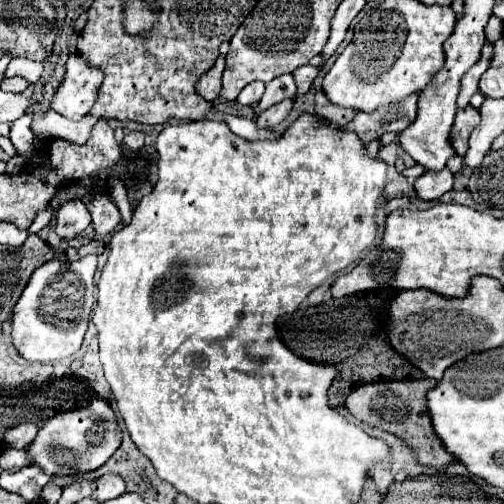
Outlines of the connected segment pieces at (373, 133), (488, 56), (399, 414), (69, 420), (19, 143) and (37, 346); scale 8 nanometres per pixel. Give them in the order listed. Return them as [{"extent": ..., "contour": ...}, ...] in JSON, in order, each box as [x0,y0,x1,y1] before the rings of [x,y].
[{"extent":[343,92,419,146],"contour":[[[419,92],[409,94],[409,98],[403,98],[393,106],[381,106],[381,110],[357,112],[353,120],[343,126],[343,130],[355,132],[365,146],[381,138],[385,132],[403,132],[417,116],[417,100]]]},{"extent":[459,44,493,108],"contour":[[[485,44],[483,50],[481,50],[481,60],[463,76],[461,80],[461,92],[459,92],[459,108],[467,108],[469,106],[469,98],[477,92],[477,82],[481,78],[481,74],[489,68],[491,60],[493,60],[493,44]]]},{"extent":[345,378,455,468],"contour":[[[421,378],[421,380],[383,380],[383,382],[373,382],[367,386],[361,386],[355,390],[355,394],[349,394],[345,400],[345,408],[361,422],[385,430],[389,434],[395,434],[397,438],[401,438],[407,446],[413,448],[415,452],[415,460],[419,464],[425,466],[433,466],[433,468],[441,468],[445,464],[449,464],[451,460],[455,460],[451,454],[445,452],[445,448],[441,448],[439,438],[435,436],[433,428],[431,428],[431,418],[427,414],[427,406],[425,406],[425,394],[429,392],[429,388],[433,388],[437,382],[429,380],[429,378]]]},{"extent":[29,396,121,476],"contour":[[[93,396],[85,408],[59,412],[39,430],[33,444],[29,444],[29,454],[35,464],[49,476],[79,476],[103,466],[113,452],[121,446],[121,428],[117,424],[115,412],[101,398]]]},{"extent":[11,114,35,158],"contour":[[[27,114],[27,116],[23,116],[23,118],[19,118],[17,122],[13,122],[11,124],[11,142],[13,142],[13,146],[17,148],[17,152],[19,152],[19,156],[21,158],[25,158],[29,152],[33,152],[35,150],[35,146],[33,146],[33,132],[31,132],[31,128],[29,128],[29,124],[31,124],[31,114]]]},{"extent":[11,256,97,362],"contour":[[[85,256],[75,262],[51,260],[33,272],[11,316],[11,340],[21,358],[27,362],[49,362],[79,352],[95,302],[95,290],[91,290],[95,270],[97,256]]]}]

